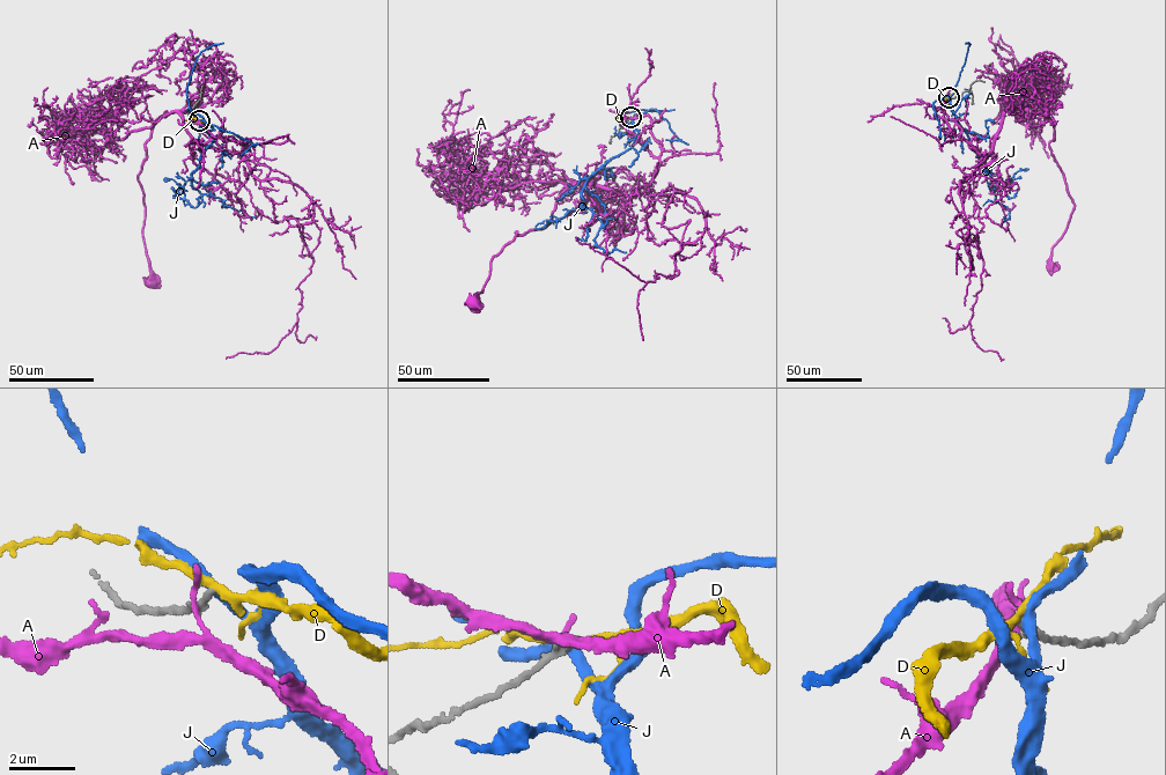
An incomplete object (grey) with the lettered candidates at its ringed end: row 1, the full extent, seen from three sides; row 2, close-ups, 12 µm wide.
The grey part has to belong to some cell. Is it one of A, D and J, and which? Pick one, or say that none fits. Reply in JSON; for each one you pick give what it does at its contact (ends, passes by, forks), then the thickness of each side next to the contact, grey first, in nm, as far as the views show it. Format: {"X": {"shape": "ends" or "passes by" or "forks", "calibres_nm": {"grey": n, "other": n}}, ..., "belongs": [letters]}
{"belongs": []}

